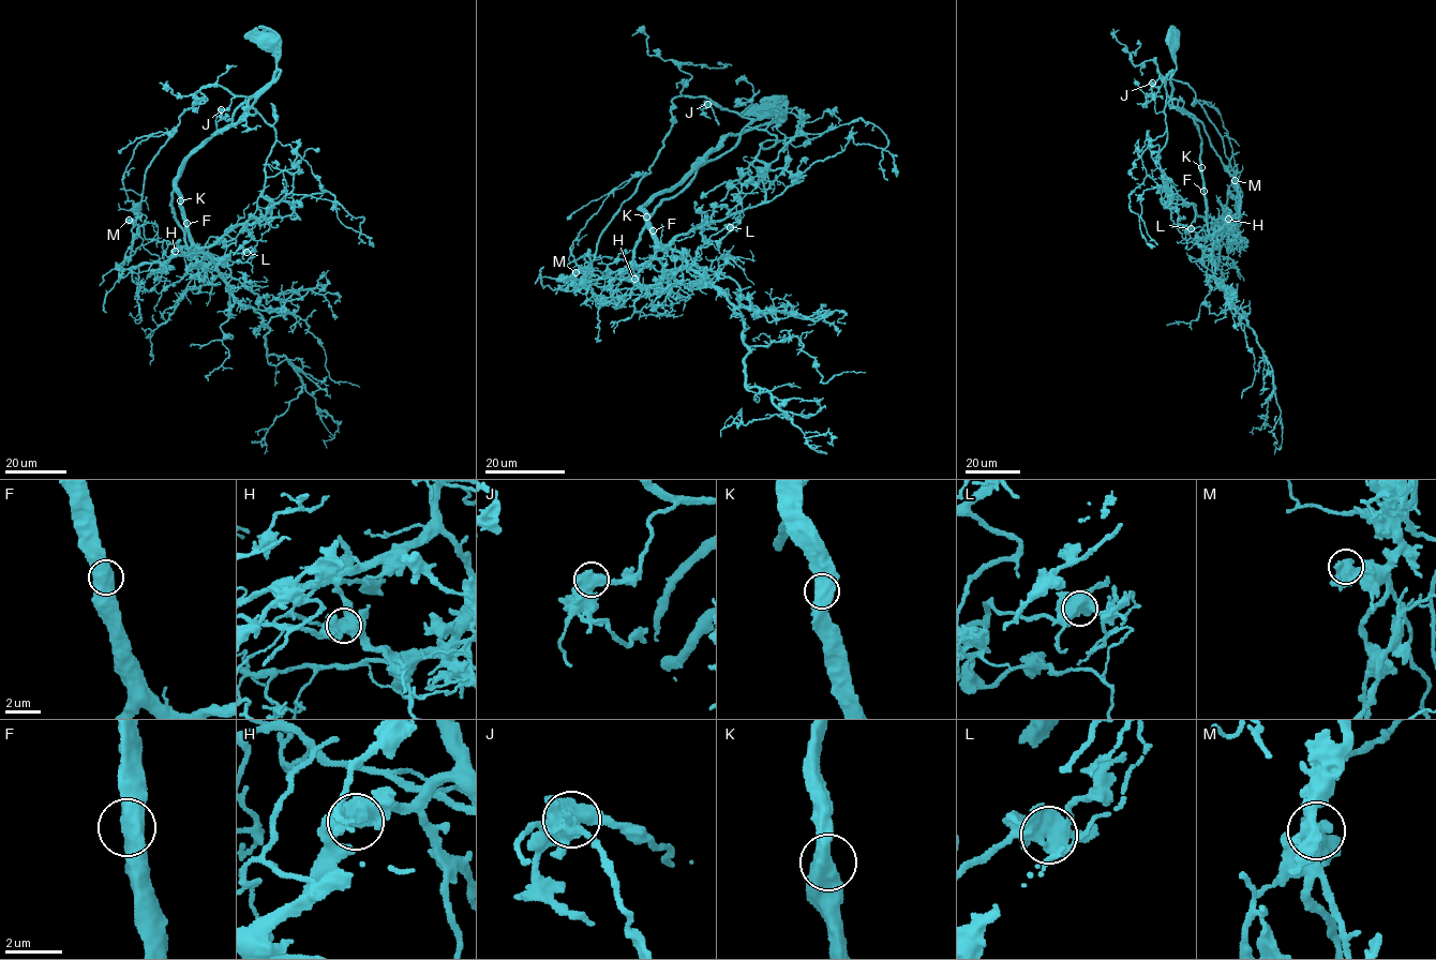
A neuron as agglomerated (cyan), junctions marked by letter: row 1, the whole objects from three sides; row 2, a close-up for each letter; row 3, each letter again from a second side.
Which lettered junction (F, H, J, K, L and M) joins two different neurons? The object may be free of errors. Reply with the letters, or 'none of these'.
none of these

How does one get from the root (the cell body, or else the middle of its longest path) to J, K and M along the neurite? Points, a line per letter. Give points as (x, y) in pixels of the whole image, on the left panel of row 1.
J: (265, 43), (272, 53), (280, 74), (255, 96), (233, 98), (228, 108), (221, 109)
K: (265, 43), (275, 58), (275, 74), (236, 110), (232, 123), (184, 162), (177, 180), (180, 200)
M: (265, 43), (280, 74), (255, 96), (218, 85), (193, 95), (129, 220)

